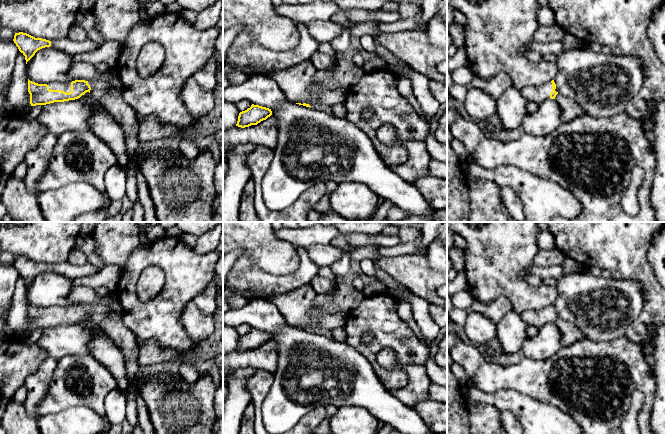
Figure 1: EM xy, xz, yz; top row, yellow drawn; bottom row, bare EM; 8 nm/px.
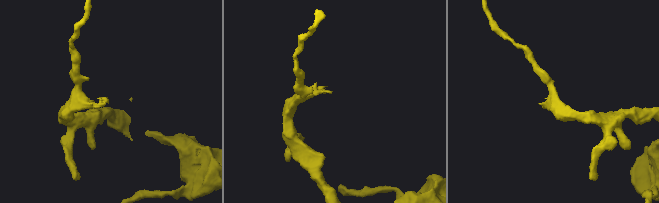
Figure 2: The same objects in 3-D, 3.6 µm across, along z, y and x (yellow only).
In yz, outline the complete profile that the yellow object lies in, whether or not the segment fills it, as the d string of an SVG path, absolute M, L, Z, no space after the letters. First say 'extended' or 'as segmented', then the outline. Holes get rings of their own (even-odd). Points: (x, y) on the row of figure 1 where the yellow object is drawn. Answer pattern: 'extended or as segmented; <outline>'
extended; M554 80L541 86L526 86L520 90L522 96L528 102L535 102L538 105L547 99L555 99L558 89Z

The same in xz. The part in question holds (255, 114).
as segmented; M252 104L250 108L239 113L236 126L245 128L251 125L257 125L271 115L271 109Z

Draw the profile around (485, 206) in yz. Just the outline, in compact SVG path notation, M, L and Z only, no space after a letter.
M467 161L461 162L461 168L469 187L470 222L509 222L499 198L500 187L491 181L471 179Z

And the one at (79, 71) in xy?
M79 62L73 63L71 69L69 70L69 75L75 80L85 80L92 81L94 79L101 79L111 85L113 76L107 73L99 73L93 64Z

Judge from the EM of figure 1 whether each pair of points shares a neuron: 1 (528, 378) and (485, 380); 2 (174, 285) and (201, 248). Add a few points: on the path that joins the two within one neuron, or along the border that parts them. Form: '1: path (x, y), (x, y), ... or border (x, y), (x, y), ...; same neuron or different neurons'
1: path (517, 378), (496, 378); same neuron
2: border (192, 249), (198, 253), (212, 251); different neurons

